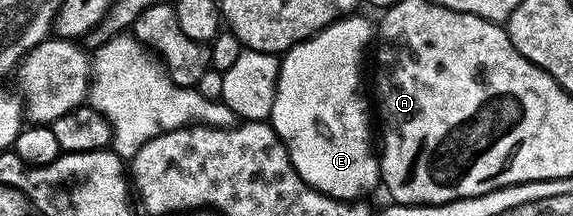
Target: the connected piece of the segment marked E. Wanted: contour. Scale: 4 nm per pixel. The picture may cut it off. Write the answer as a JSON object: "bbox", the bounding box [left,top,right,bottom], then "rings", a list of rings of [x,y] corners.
{"bbox":[269,16,380,200],"rings":[[[347,16],[339,18],[338,21],[326,26],[314,36],[307,38],[298,45],[294,45],[290,50],[286,51],[284,57],[281,59],[281,66],[279,68],[279,78],[277,79],[277,89],[275,91],[275,98],[269,117],[269,122],[278,138],[285,144],[286,150],[289,152],[289,158],[292,160],[296,172],[314,190],[318,190],[321,194],[327,194],[329,198],[341,198],[343,200],[356,200],[362,194],[376,187],[380,182],[380,162],[377,155],[370,153],[370,122],[372,126],[372,108],[368,106],[368,100],[362,92],[360,84],[360,60],[362,52],[366,45],[371,45],[372,42],[372,22],[366,18],[358,18],[359,16]]]}

